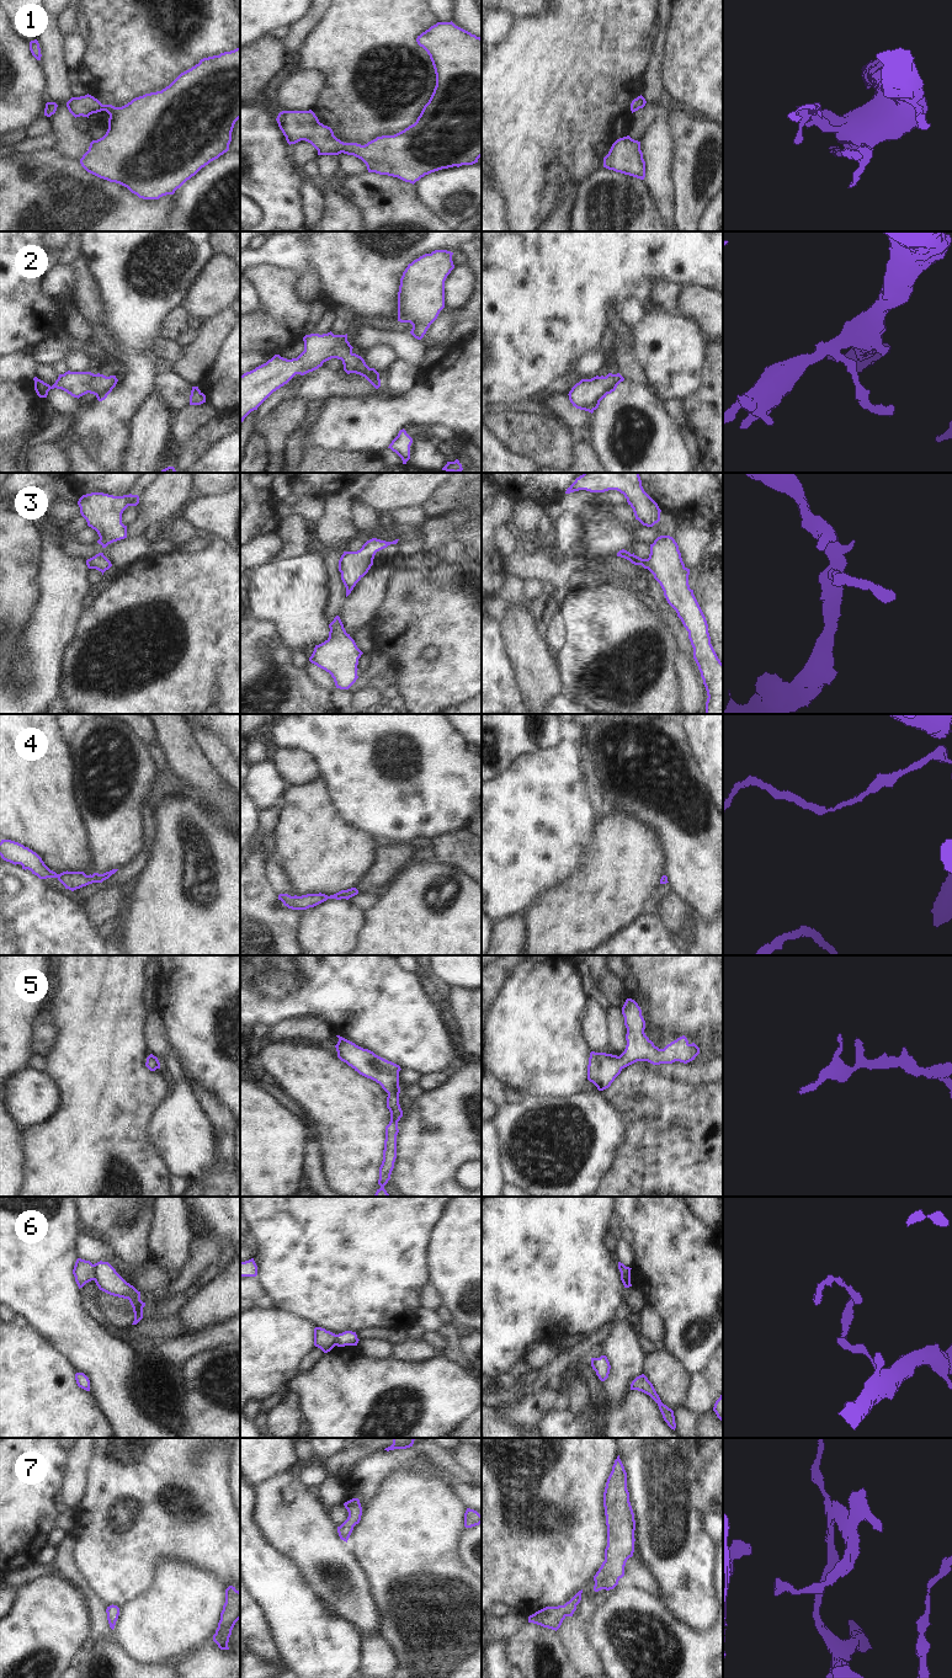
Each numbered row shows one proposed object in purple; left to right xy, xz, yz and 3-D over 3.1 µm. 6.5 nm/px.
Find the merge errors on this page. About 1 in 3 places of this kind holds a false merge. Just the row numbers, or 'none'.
6.

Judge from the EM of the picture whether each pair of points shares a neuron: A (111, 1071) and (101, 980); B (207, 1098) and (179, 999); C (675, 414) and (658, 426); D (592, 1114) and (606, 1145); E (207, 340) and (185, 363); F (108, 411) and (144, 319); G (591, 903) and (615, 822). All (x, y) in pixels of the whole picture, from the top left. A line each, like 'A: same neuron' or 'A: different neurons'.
A: same neuron
B: different neurons
C: different neurons
D: same neuron
E: same neuron
F: same neuron
G: same neuron

